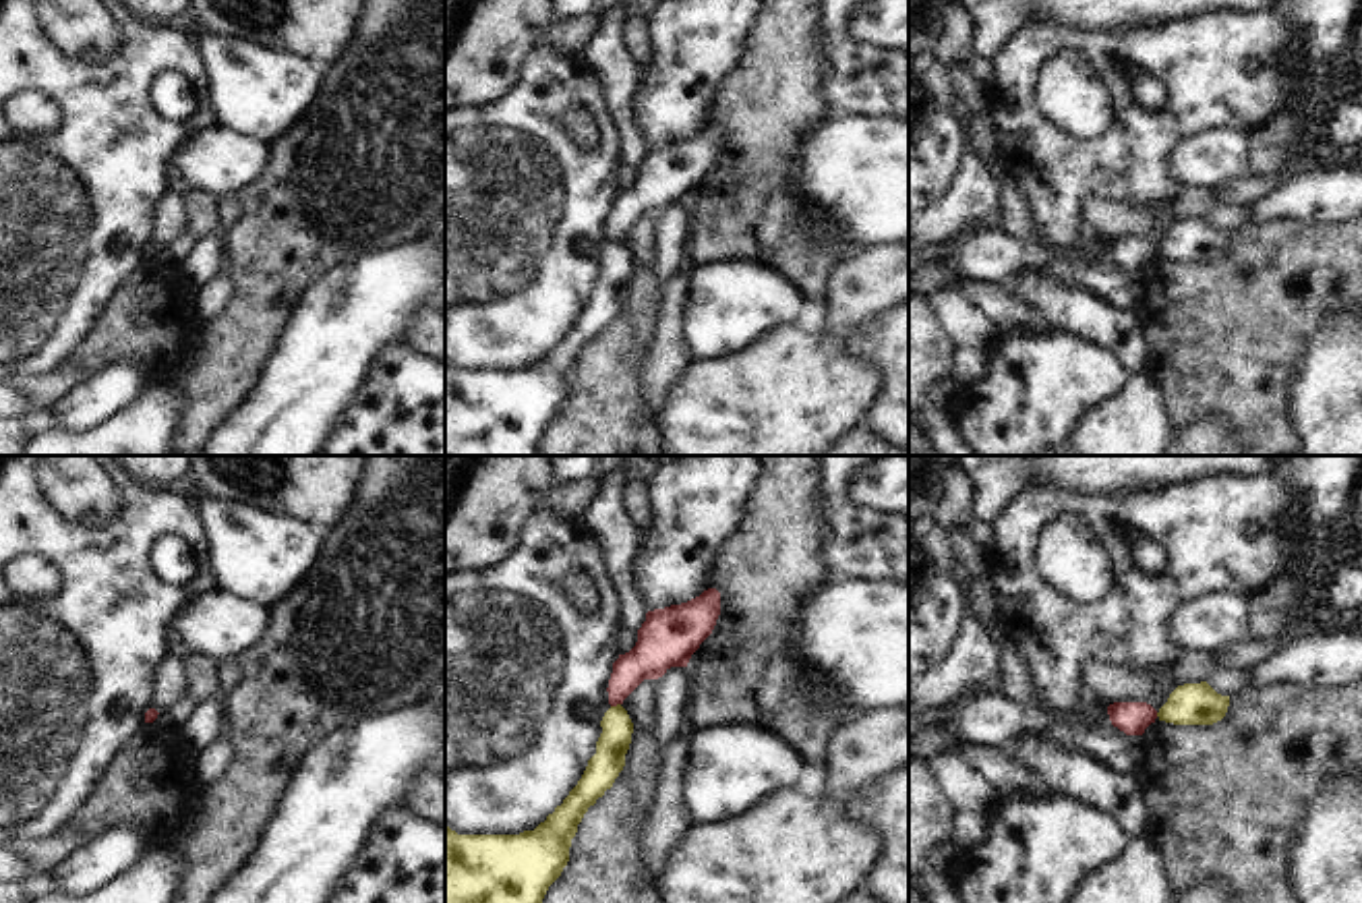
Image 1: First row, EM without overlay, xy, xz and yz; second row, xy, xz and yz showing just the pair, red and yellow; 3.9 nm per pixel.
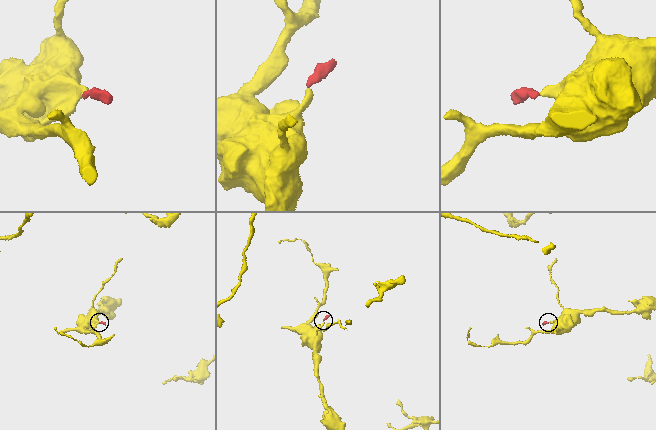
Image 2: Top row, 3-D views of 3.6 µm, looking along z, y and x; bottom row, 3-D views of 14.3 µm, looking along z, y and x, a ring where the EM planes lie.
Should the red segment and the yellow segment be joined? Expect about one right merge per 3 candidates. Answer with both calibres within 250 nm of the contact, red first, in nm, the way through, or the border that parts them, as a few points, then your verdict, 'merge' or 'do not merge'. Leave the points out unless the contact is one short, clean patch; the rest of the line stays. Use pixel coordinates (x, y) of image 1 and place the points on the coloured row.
calibres 160 and 120 nm; border xz (619, 703), (611, 707); do not merge

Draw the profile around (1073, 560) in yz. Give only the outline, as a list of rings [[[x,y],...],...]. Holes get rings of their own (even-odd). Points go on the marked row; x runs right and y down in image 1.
[[[1060,514],[1039,538],[1039,576],[1074,603],[1097,603],[1114,588],[1105,543],[1085,518]]]

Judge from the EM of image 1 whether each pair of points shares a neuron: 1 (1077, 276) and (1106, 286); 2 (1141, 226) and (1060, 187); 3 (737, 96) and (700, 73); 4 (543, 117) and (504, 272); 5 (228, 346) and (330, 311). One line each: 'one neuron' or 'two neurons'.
1: one neuron
2: two neurons
3: two neurons
4: one neuron
5: two neurons

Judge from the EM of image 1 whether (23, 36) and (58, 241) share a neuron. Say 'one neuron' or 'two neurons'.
one neuron

